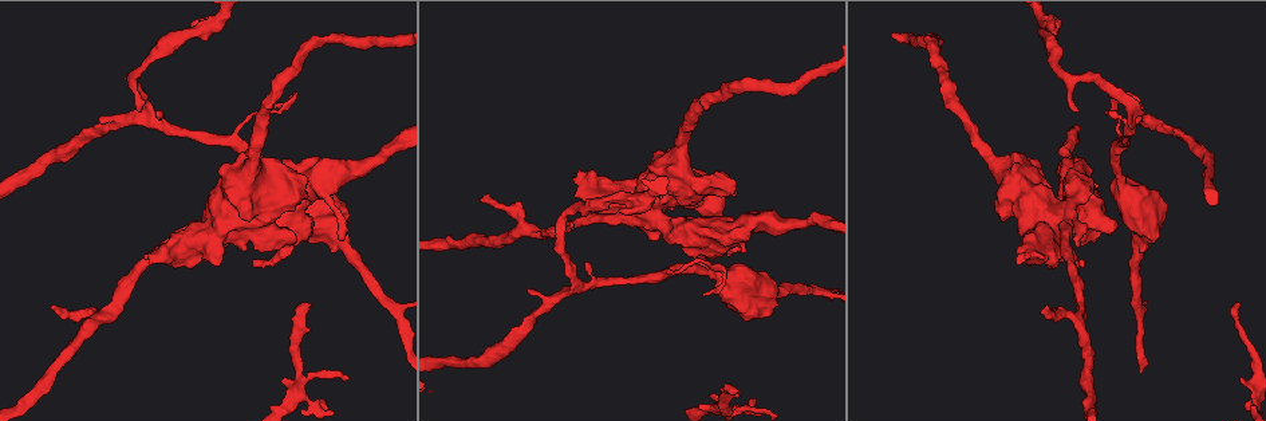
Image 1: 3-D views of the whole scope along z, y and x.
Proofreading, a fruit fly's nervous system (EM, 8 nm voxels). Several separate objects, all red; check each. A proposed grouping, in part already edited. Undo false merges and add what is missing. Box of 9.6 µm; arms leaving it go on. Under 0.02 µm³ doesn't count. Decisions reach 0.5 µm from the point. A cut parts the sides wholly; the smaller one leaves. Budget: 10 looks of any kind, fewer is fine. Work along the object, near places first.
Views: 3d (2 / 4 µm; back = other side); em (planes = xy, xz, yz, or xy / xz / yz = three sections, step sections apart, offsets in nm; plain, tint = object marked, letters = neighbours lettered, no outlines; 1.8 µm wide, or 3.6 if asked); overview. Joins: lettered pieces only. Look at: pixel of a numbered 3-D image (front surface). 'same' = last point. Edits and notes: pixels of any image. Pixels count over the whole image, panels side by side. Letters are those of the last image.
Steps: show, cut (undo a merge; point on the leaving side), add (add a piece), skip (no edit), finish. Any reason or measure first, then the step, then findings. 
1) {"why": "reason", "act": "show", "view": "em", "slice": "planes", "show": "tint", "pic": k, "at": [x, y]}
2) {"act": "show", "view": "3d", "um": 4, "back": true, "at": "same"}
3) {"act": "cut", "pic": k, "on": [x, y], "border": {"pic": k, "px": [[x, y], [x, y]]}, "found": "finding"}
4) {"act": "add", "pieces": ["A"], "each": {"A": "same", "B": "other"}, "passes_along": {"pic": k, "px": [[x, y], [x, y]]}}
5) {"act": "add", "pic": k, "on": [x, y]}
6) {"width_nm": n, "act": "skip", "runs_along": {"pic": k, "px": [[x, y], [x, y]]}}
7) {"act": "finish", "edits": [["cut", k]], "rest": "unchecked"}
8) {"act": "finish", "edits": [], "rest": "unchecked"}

{"why": "sudden change in width", "act": "show", "view": "em", "slice": "planes", "show": "tint", "pic": 1, "at": [343, 243]}

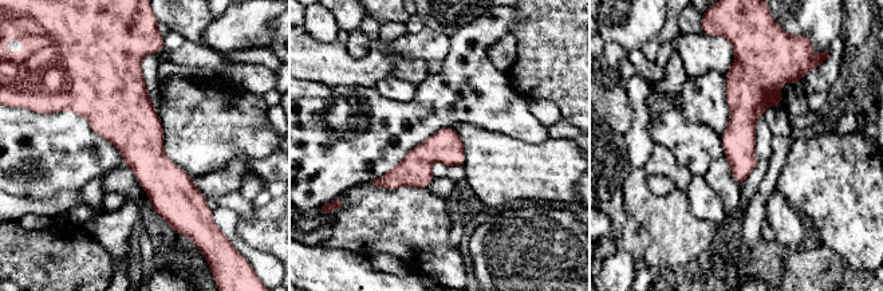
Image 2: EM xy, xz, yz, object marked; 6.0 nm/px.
{"act": "show", "view": "em", "slice": "planes", "show": "letters", "at": "same"}

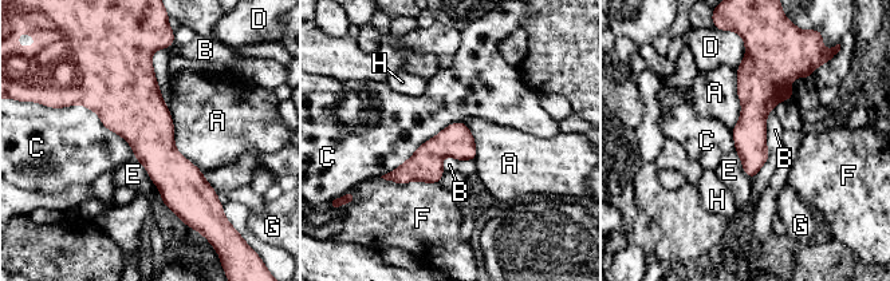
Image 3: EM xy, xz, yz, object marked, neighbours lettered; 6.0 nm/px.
{"act": "skip", "each": {"A": "other", "B": "other", "C": "other", "D": "other", "E": "other", "F": "other", "G": "other", "H": "other"}, "found": "continuous, no second cell"}

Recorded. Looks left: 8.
{"why": "free end", "act": "show", "view": "3d", "um": 2, "pic": 1, "at": [738, 390]}

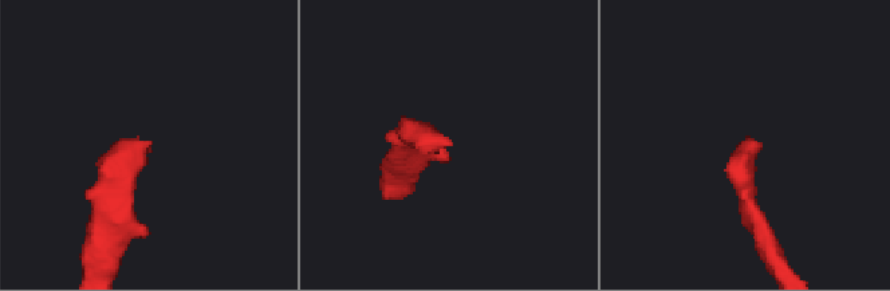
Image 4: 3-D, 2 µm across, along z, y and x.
{"act": "show", "view": "em", "slice": "xy", "step": 16, "show": "letters", "pic": 4, "at": [145, 141]}

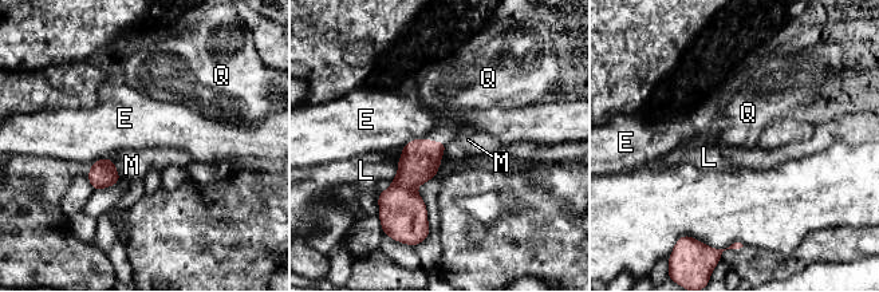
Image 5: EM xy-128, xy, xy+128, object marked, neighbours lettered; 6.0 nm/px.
{"act": "show", "view": "em", "slice": "planes", "show": "letters", "at": "same"}

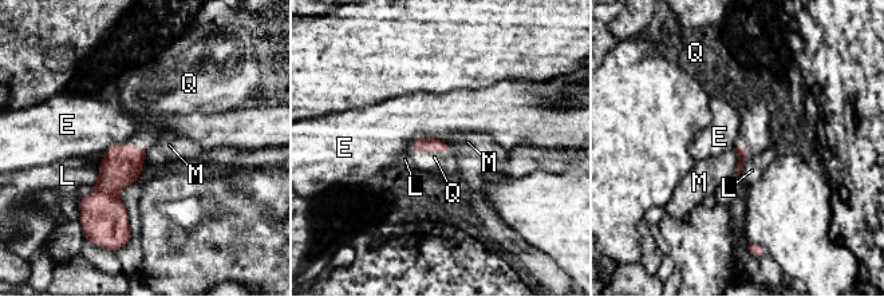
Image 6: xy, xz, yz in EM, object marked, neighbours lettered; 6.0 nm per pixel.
{"act": "add", "pieces": ["Q"], "each": {"E": "other", "L": "other", "M": "other", "Q": "same"}, "found": "it goes on there"}

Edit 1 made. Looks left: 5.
{"why": "an open end", "act": "show", "view": "3d", "um": 4, "pic": 1, "at": [283, 380]}

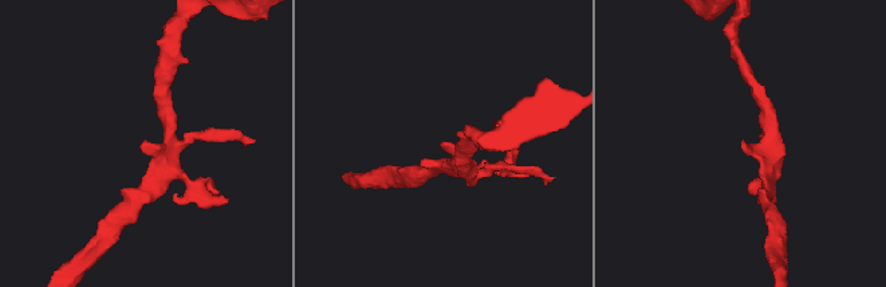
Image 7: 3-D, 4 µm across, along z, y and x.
{"act": "show", "view": "em", "slice": "yz", "step": 4, "show": "tint", "pic": 7, "at": [444, 144]}

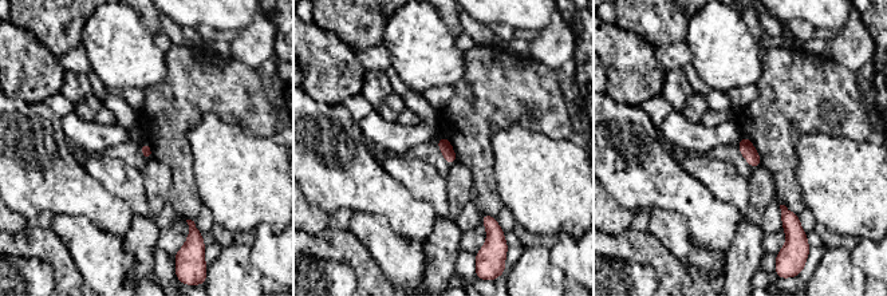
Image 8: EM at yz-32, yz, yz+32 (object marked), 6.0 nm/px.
{"why": "another direction", "act": "show", "view": "em", "slice": "planes", "show": "letters", "at": "same"}

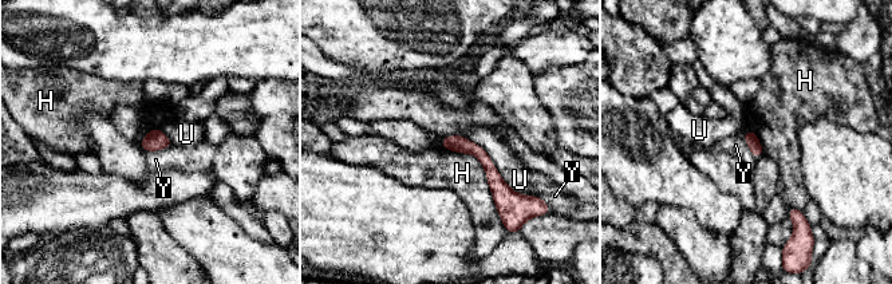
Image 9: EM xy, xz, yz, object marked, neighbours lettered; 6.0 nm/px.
{"act": "skip", "each": {"H": "other", "U": "other", "Y": "other"}, "runs_along": {"pic": 9, "px": [[446, 139], [485, 160], [501, 202]]}, "found": "no lettered piece goes on from it"}

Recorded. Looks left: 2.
{"why": "free end", "act": "show", "view": "em", "slice": "planes", "show": "letters", "pic": 1, "at": [1046, 307]}

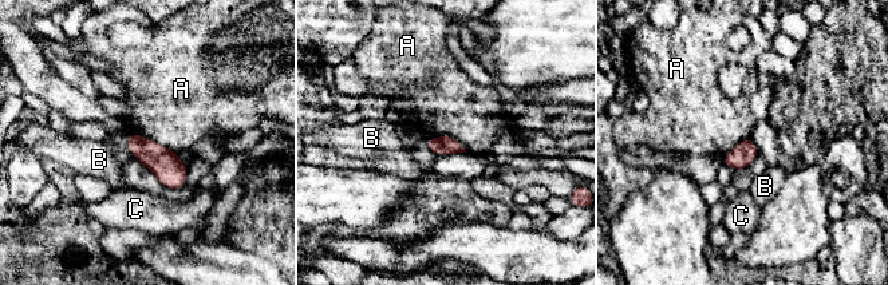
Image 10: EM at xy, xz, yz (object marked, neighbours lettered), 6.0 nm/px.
{"act": "skip", "each": {"A": "other", "B": "other", "C": "other"}, "border": {"pic": 10, "px": [[130, 133], [153, 139], [177, 153]]}, "found": "no lettered piece goes on from it"}

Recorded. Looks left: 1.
{"act": "finish", "edits": [["add", 6]], "rest": "unchecked"}

